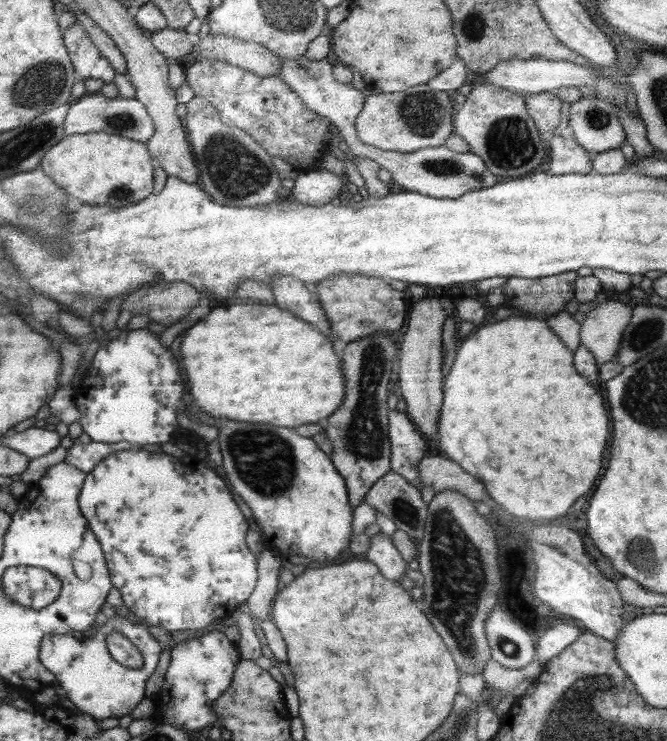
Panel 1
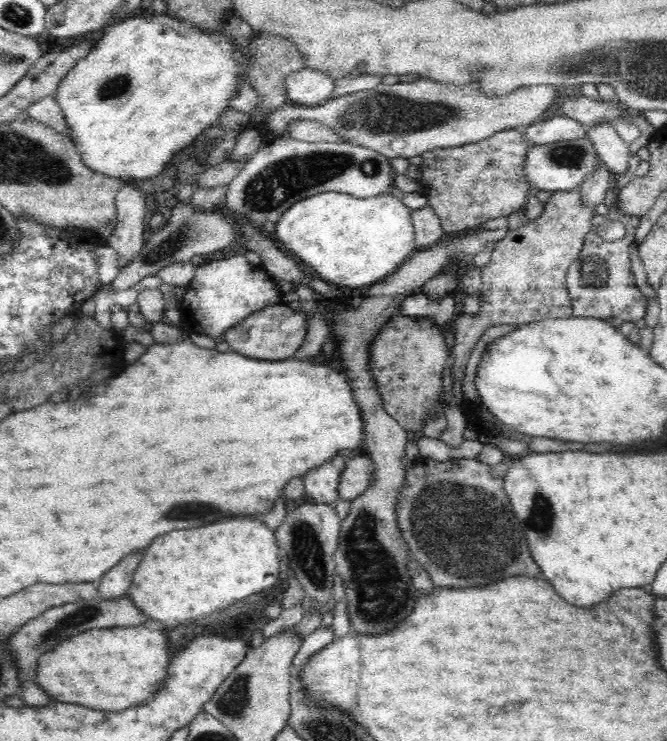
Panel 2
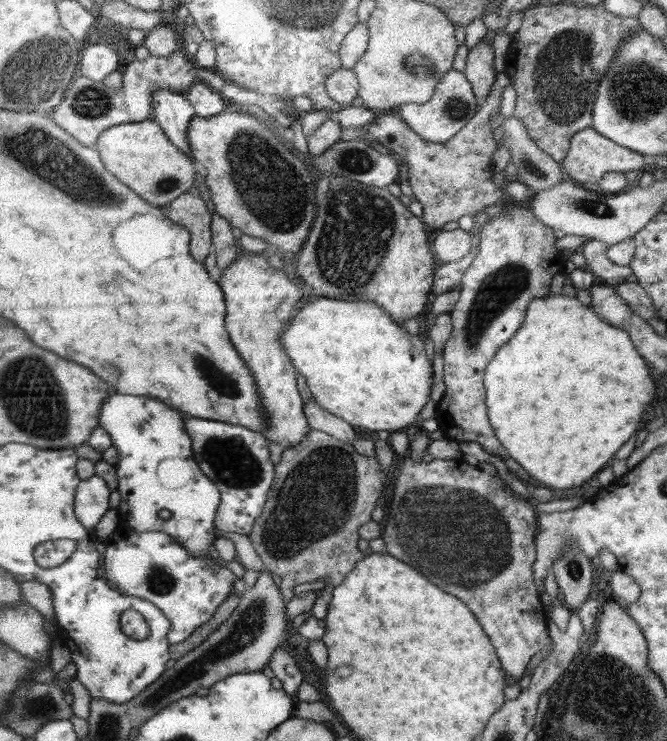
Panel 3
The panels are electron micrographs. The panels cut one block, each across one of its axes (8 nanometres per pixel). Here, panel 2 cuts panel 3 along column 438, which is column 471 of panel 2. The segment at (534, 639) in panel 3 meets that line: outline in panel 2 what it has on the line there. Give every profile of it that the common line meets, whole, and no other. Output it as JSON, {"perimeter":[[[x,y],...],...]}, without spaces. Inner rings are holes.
{"perimeter":[[[418,457],[413,467],[406,470],[404,486],[400,488],[396,500],[398,527],[411,554],[422,566],[440,566],[440,568],[426,568],[426,572],[432,576],[432,582],[440,588],[478,588],[494,584],[500,578],[502,580],[510,576],[536,578],[540,574],[540,567],[534,564],[530,556],[526,534],[522,532],[520,522],[512,512],[510,499],[504,490],[504,477],[492,476],[490,467],[470,458],[438,462],[431,458]]]}

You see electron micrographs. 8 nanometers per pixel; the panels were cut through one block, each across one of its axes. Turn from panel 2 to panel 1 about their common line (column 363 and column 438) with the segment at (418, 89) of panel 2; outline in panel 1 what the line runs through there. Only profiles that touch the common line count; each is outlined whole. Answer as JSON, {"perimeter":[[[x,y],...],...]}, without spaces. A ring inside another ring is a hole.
{"perimeter":[[[428,84],[411,86],[402,92],[368,95],[355,121],[358,139],[380,150],[404,154],[442,146],[453,134],[452,98],[450,92],[434,90]]]}

